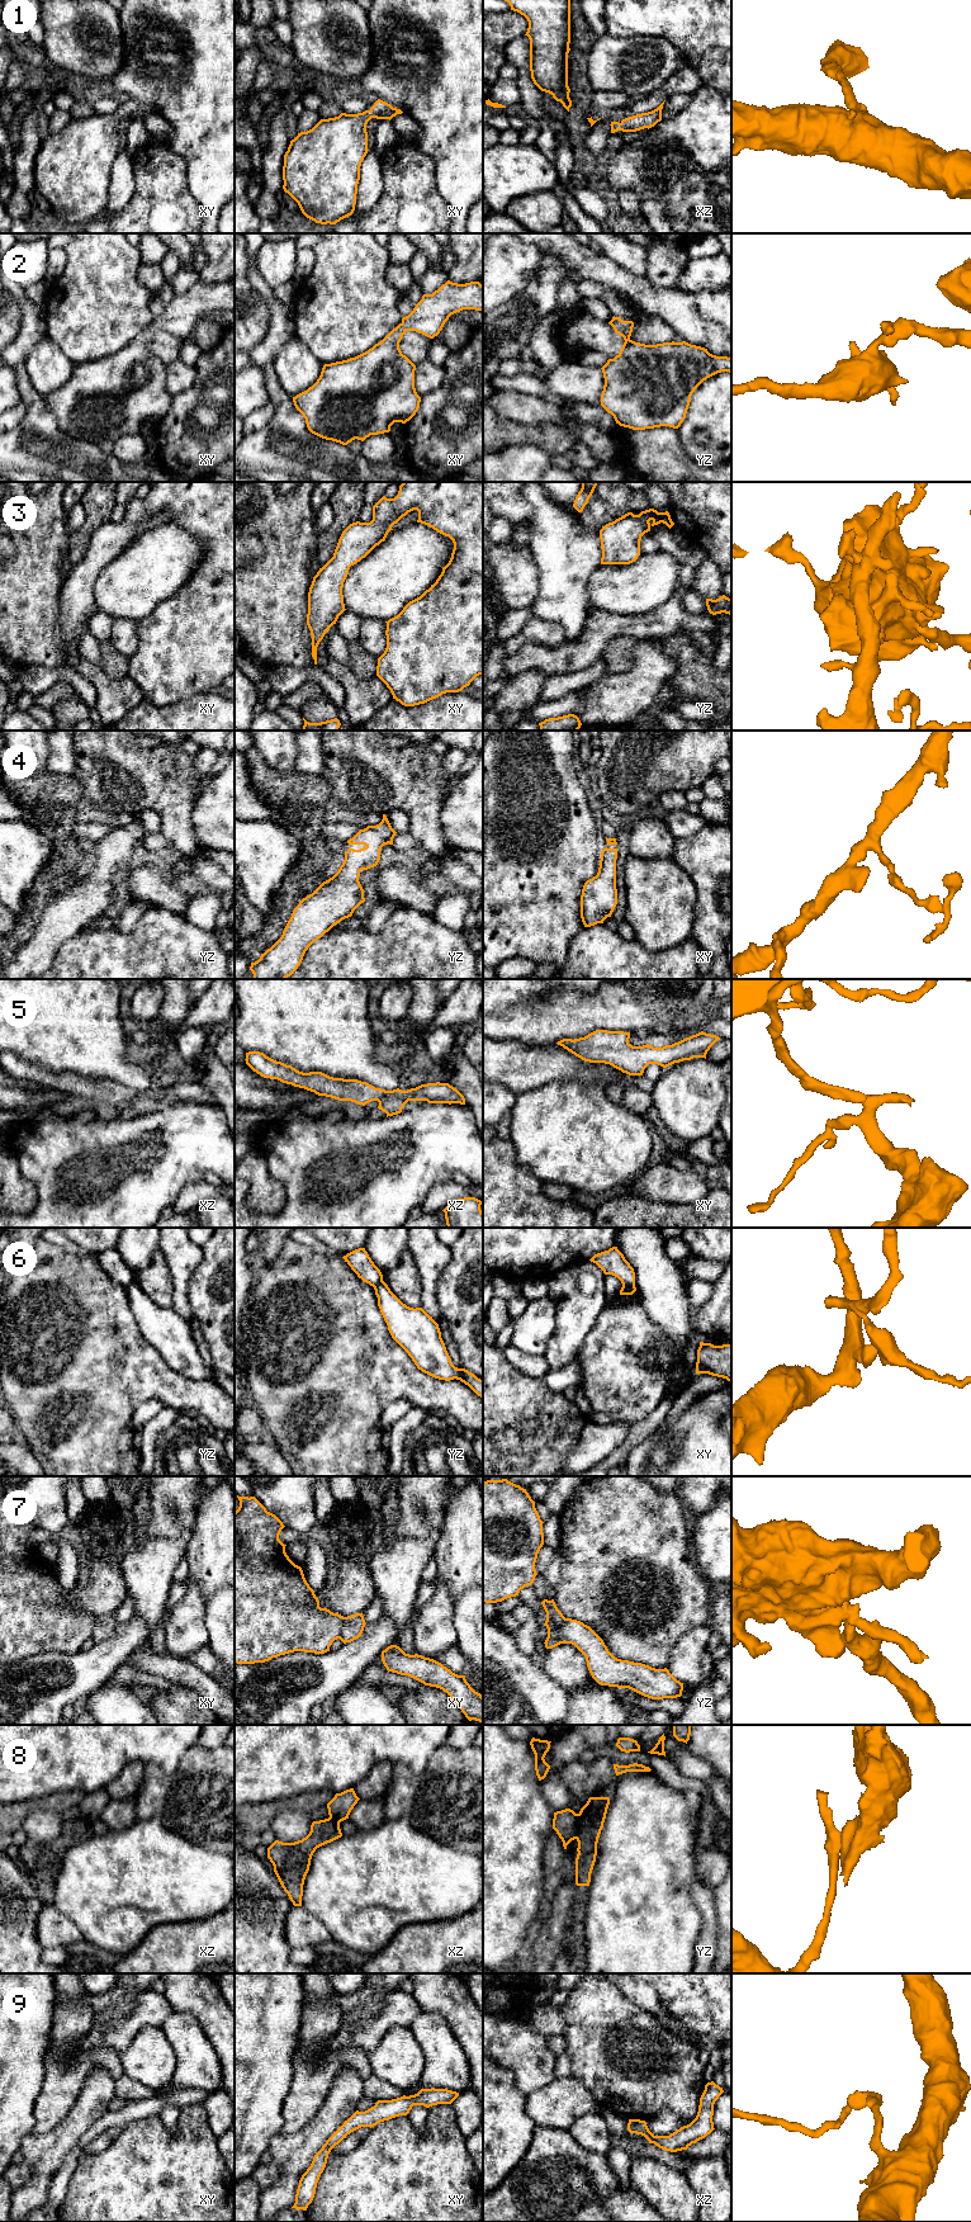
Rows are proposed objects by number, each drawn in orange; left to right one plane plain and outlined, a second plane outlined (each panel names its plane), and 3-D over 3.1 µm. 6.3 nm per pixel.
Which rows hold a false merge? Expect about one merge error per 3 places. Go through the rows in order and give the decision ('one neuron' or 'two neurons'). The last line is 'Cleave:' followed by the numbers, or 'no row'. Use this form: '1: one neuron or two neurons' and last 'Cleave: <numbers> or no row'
1: one neuron
2: one neuron
3: one neuron
4: one neuron
5: one neuron
6: two neurons
7: two neurons
8: two neurons
9: one neuron
Cleave: 6, 7, 8

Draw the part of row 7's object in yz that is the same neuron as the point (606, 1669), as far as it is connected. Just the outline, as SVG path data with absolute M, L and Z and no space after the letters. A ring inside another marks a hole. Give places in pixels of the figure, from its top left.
M567 1618L560 1627L546 1627L545 1647L574 1645L584 1656L592 1678L601 1686L629 1688L652 1699L682 1696L683 1683L667 1668L655 1669L641 1663L615 1658L603 1640L581 1621Z

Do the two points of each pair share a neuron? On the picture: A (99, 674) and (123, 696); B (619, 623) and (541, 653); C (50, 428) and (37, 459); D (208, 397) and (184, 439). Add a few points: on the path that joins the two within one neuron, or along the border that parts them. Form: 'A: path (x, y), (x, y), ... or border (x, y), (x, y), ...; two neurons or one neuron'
A: path (105, 680), (117, 691); one neuron
B: path (600, 633), (578, 655), (560, 655); one neuron
C: path (53, 436), (52, 449), (46, 457); one neuron
D: path (208, 407), (208, 415), (194, 429); one neuron

